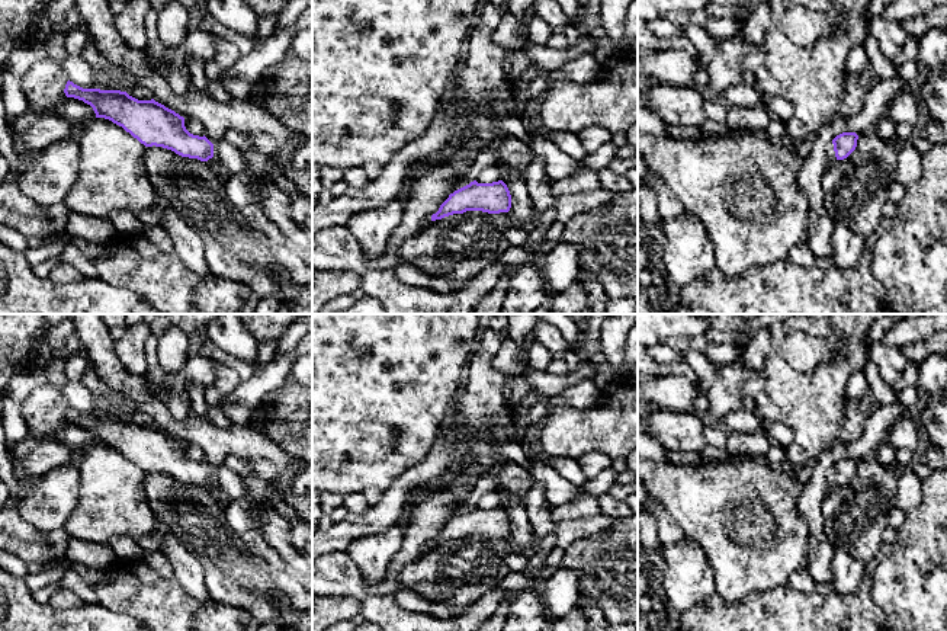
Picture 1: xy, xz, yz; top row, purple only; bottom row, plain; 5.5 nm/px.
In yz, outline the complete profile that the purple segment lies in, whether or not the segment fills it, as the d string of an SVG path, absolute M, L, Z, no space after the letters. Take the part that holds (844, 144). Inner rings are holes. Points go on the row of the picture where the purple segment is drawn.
M842 132L826 144L829 166L837 160L847 158L857 147L858 135L855 132Z

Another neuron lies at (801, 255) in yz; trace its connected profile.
M806 243L796 244L790 249L787 259L796 265L803 268L815 266L816 257Z

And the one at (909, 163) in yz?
M902 142L896 156L895 182L908 188L924 173L924 156L911 144Z

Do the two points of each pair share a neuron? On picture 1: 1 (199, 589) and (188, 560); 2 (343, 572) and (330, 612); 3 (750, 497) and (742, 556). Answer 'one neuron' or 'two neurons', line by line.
1: one neuron
2: two neurons
3: one neuron

